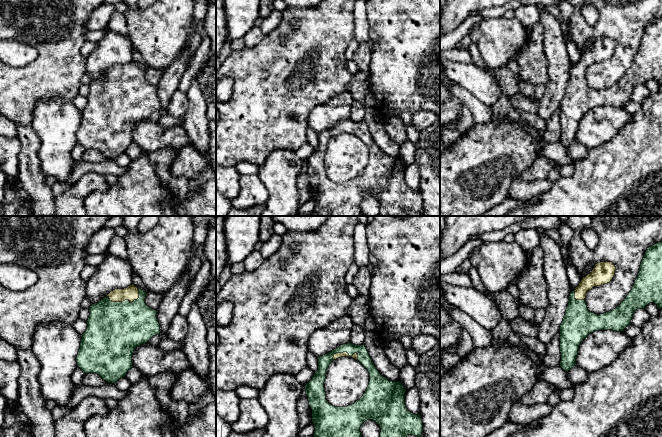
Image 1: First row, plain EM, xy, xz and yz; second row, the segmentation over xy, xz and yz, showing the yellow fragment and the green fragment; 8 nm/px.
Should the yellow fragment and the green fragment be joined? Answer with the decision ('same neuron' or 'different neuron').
same neuron

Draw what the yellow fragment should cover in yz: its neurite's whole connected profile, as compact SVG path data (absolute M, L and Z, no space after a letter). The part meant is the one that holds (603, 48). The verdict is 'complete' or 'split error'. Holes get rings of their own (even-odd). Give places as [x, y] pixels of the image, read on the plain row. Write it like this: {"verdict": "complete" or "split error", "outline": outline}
{"verdict": "split error", "outline": "M662 18L647 24L639 49L626 74L612 87L595 90L588 86L586 70L593 63L609 59L615 51L612 38L595 40L592 48L583 53L570 69L565 92L560 101L560 143L568 148L576 140L581 118L599 106L623 108L631 100L634 88L650 79L662 84Z"}

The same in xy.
{"verdict": "split error", "outline": "M134 60L111 67L101 77L89 84L87 105L81 111L77 142L83 149L96 149L107 159L115 160L133 143L132 132L136 123L160 111L157 87L145 79L146 68Z"}

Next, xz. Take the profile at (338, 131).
{"verdict": "split error", "outline": "M351 118L340 121L331 128L318 133L318 146L305 161L309 182L312 186L315 216L362 216L361 201L367 196L375 197L381 205L379 216L409 216L408 211L421 213L423 198L420 189L411 189L405 181L406 165L400 157L393 158L383 153L376 145L365 121ZM341 133L352 133L359 137L369 148L369 161L363 172L347 183L335 183L326 176L324 158L329 141Z"}

